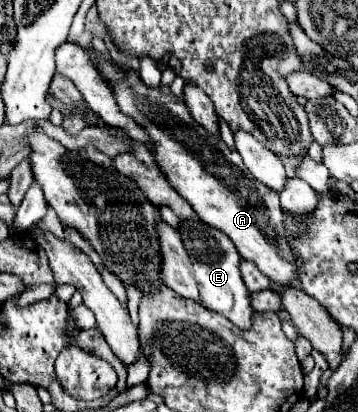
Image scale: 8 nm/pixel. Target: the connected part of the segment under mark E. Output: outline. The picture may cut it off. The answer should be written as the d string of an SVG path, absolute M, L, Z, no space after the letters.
M182 222L180 232L184 246L188 248L188 254L192 256L202 306L226 316L240 330L248 330L252 326L252 314L254 314L254 308L250 304L252 292L246 288L240 276L240 254L232 244L232 240L212 226L206 228L204 222Z

